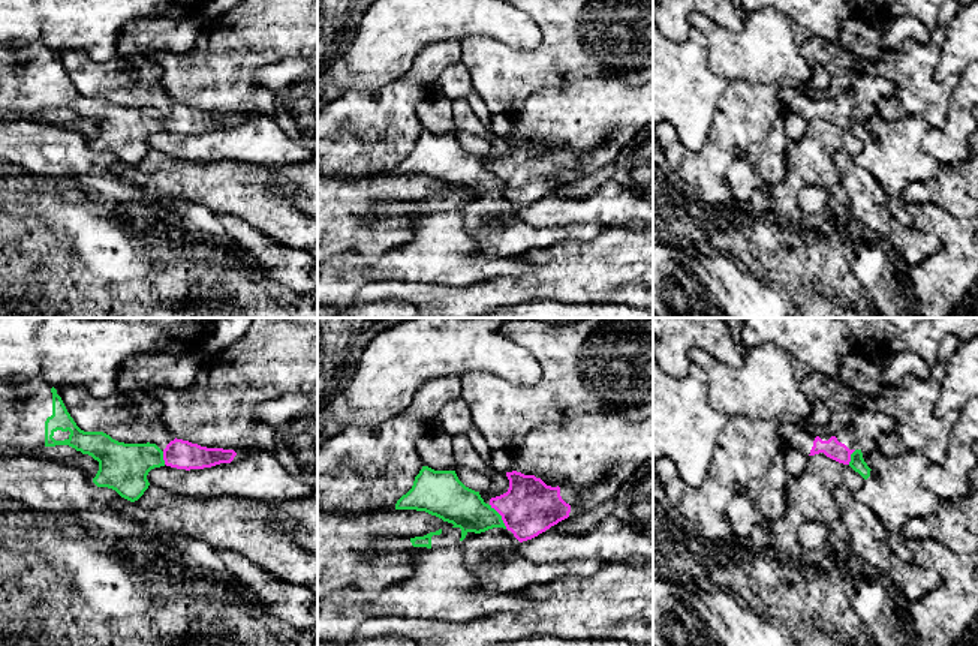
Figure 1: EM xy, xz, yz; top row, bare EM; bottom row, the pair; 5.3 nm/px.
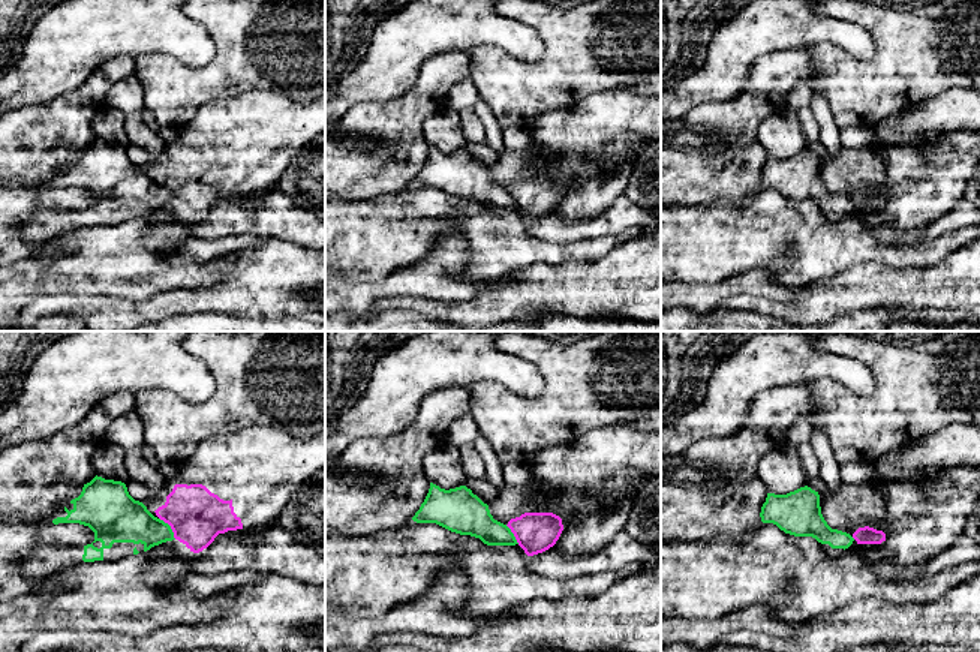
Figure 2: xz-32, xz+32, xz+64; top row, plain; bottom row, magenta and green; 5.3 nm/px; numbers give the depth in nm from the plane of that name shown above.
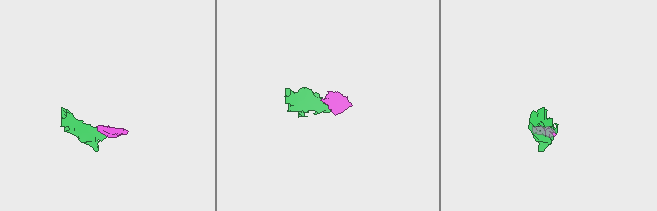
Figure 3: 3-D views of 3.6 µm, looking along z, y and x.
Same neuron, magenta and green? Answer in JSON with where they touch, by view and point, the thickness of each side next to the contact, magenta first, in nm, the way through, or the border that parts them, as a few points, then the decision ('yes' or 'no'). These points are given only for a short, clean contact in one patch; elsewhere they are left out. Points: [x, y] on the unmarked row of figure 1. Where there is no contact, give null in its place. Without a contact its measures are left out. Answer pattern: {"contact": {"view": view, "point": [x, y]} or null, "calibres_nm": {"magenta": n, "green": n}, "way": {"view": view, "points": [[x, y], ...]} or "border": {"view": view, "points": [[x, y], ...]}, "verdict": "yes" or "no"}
{"contact": {"view": "xz", "point": [500, 179]}, "calibres_nm": {"magenta": 300, "green": 220}, "border": {"view": "xz", "points": [[490, 168], [506, 192]]}, "verdict": "no"}

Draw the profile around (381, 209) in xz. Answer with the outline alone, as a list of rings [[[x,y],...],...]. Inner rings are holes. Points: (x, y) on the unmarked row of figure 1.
[[[422,130],[412,153],[397,165],[395,174],[425,175],[454,190],[415,202],[376,202],[376,216],[412,211],[446,213],[457,210],[469,196],[506,193],[502,180],[484,166],[479,156],[466,151],[455,135],[434,135]]]

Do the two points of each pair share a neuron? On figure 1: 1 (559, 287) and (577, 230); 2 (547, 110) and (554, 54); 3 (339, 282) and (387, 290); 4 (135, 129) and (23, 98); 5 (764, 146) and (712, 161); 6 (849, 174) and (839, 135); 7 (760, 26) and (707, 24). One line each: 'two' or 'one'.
1: two
2: two
3: two
4: one
5: one
6: two
7: one

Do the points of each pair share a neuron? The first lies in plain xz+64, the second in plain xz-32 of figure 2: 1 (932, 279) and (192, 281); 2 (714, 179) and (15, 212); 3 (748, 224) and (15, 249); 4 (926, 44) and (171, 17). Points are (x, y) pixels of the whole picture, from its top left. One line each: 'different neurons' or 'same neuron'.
1: different neurons
2: different neurons
3: same neuron
4: different neurons

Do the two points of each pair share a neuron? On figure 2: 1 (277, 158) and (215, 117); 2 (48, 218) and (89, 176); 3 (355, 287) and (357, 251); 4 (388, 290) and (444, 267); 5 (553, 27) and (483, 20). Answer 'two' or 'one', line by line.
1: one
2: one
3: two
4: one
5: two

